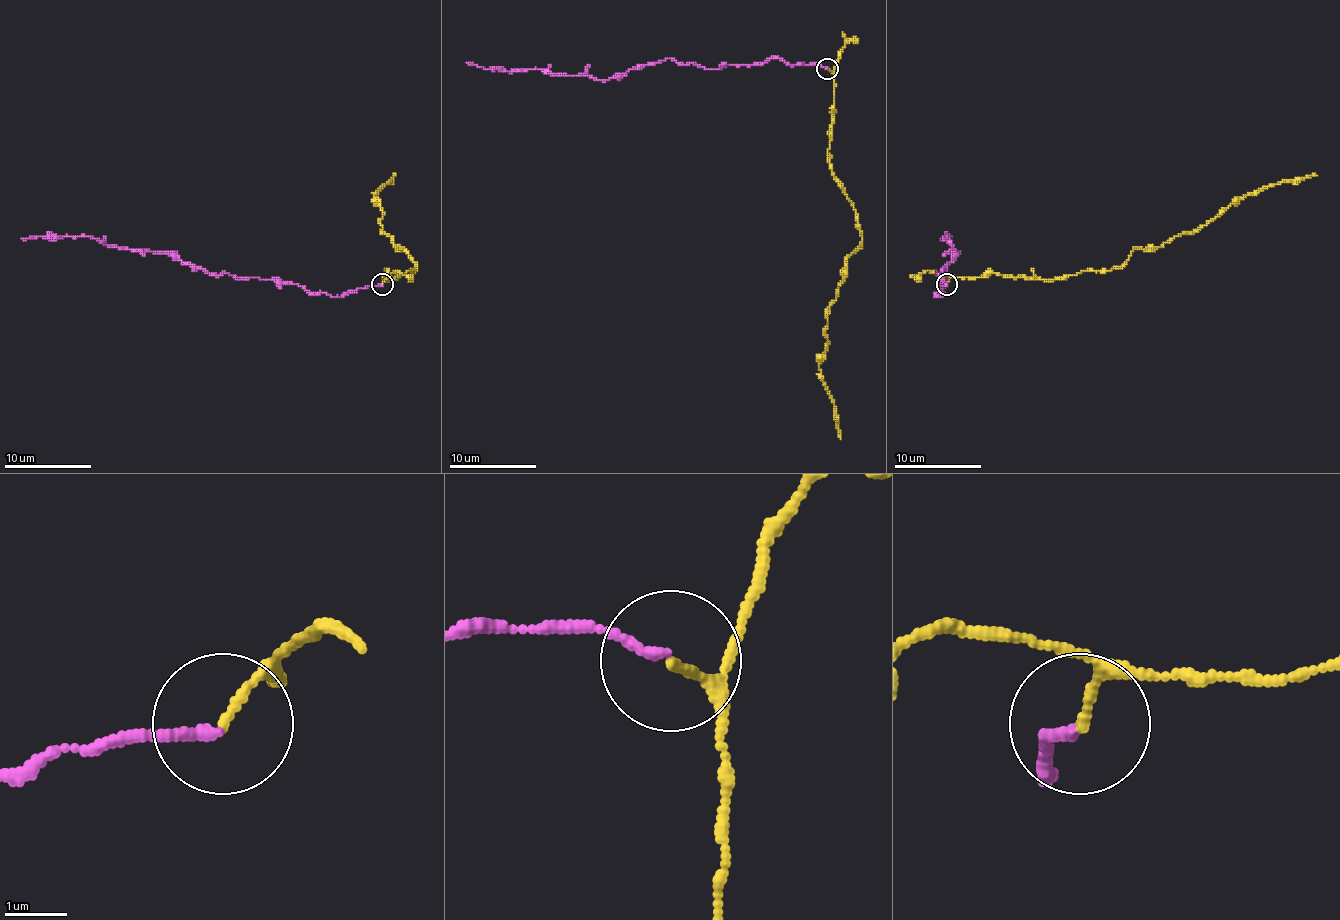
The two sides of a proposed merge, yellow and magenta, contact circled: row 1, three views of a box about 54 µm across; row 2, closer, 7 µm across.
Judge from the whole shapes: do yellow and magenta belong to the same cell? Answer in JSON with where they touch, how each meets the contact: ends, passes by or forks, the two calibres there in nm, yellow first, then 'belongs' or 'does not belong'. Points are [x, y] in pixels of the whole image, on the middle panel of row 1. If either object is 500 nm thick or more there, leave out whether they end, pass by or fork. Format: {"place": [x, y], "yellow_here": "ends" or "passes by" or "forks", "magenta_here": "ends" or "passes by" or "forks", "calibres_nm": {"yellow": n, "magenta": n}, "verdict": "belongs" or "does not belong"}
{"place": [827, 68], "yellow_here": "ends", "magenta_here": "ends", "calibres_nm": {"yellow": 130, "magenta": 150}, "verdict": "does not belong"}

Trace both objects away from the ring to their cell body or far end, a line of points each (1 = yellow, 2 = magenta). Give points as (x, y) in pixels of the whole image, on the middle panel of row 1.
1: (827, 69), (834, 75), (827, 162), (856, 212), (862, 240), (830, 307), (827, 350), (819, 363), (840, 439)
2: (825, 69), (775, 58), (704, 69), (669, 58), (607, 80), (533, 69), (498, 71), (466, 62)

